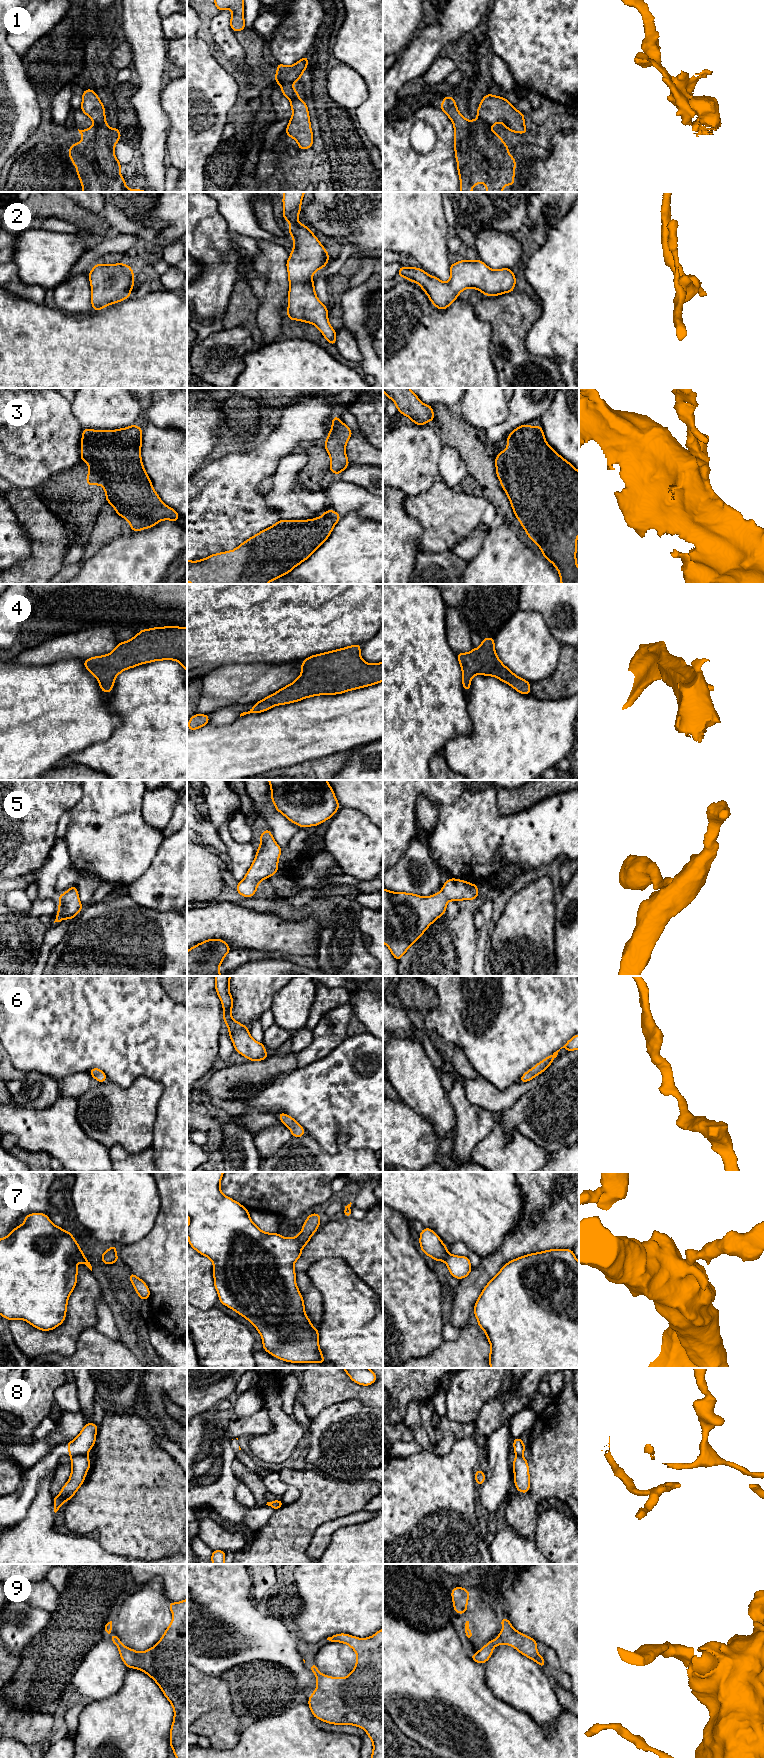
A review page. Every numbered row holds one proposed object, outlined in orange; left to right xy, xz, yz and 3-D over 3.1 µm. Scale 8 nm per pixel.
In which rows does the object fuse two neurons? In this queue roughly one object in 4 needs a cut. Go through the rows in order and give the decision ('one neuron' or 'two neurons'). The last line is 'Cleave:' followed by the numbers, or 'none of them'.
1: one neuron
2: one neuron
3: one neuron
4: one neuron
5: one neuron
6: one neuron
7: one neuron
8: two neurons
9: one neuron
Cleave: 8

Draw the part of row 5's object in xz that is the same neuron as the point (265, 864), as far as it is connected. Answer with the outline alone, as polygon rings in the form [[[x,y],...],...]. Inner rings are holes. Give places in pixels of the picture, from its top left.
[[[268,827],[263,833],[260,833],[260,841],[261,844],[251,867],[236,887],[236,891],[245,898],[254,896],[259,882],[268,879],[279,870],[278,860],[282,848],[274,841]]]

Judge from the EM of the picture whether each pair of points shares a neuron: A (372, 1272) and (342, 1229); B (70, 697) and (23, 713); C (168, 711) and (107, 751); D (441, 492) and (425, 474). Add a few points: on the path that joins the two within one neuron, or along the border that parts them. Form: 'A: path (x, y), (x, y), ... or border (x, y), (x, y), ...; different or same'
A: path (372, 1261), (353, 1240); same
B: path (58, 708), (35, 713); same
C: path (153, 726), (128, 751), (122, 751); same
D: border (438, 477), (428, 489), (414, 496); different

